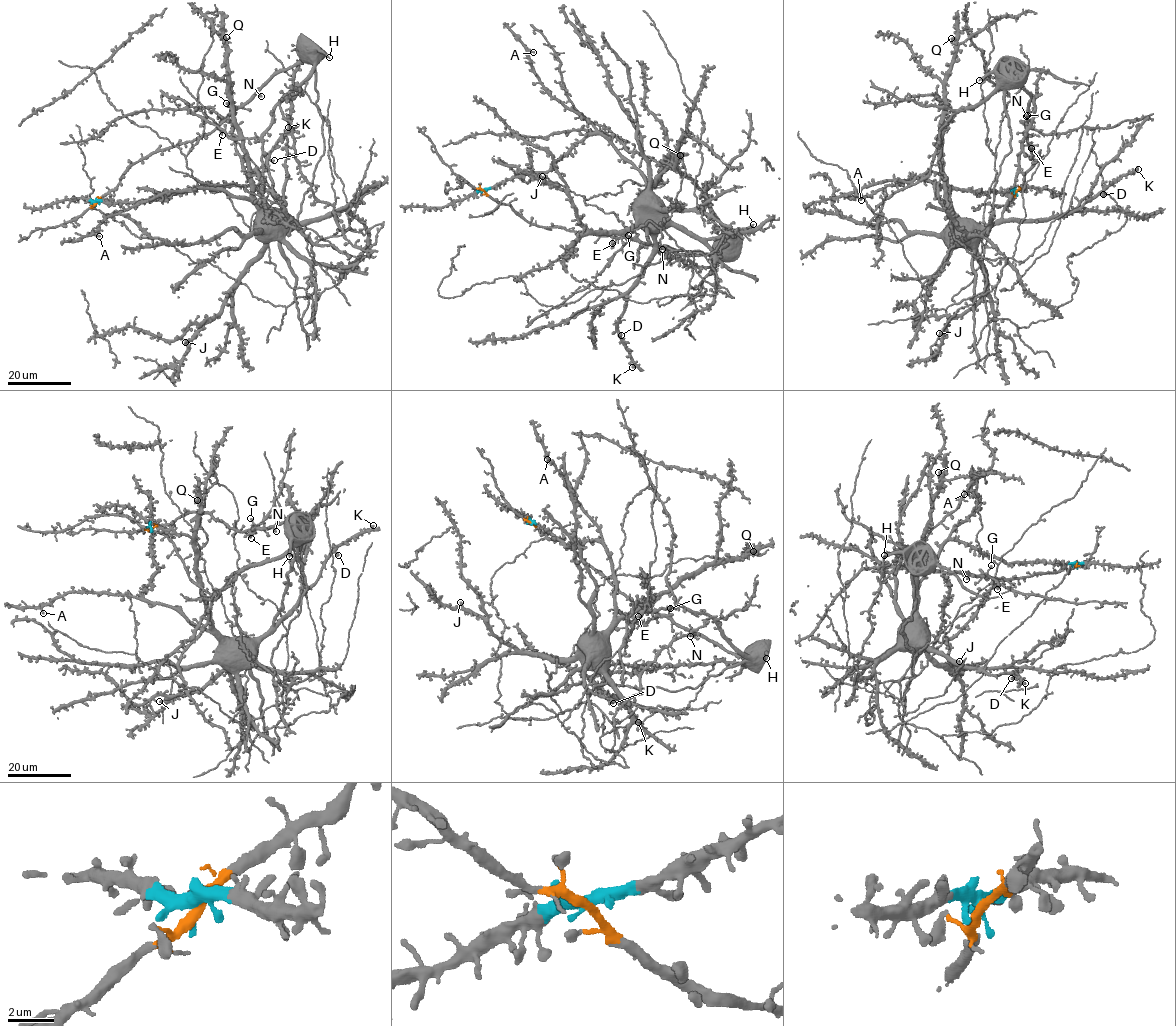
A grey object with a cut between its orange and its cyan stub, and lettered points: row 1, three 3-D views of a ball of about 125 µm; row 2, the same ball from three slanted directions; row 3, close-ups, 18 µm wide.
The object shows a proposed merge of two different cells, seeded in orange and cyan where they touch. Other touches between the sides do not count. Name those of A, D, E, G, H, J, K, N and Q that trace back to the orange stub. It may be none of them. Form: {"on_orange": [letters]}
{"on_orange": ["E", "G", "H", "N"]}

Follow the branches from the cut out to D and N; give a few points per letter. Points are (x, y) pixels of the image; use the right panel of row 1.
D: (1015, 191), (975, 192), (920, 180), (932, 183), (934, 190), (959, 218), (980, 225), (1049, 220), (1103, 195)
N: (1015, 191), (1039, 156), (1030, 150), (1026, 140), (1027, 115)

